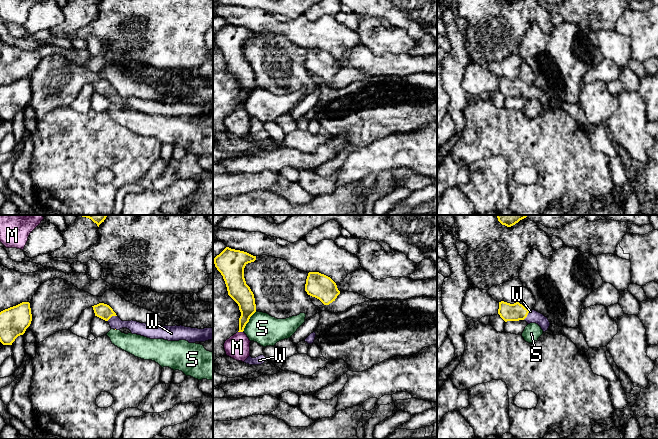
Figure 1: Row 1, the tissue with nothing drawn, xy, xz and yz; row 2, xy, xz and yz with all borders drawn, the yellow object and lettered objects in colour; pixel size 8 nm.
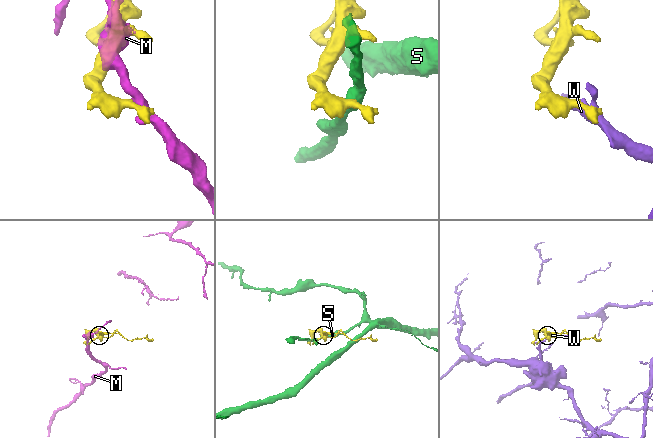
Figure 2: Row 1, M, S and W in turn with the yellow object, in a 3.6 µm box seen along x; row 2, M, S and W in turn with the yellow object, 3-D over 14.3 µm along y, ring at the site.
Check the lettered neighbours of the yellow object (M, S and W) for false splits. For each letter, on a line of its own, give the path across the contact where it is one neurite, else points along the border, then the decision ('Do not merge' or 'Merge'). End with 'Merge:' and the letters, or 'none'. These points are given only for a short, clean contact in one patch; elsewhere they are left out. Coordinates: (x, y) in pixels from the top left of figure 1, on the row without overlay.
M: Do not merge
S: Do not merge
W: Path across: xy (101, 86), (111, 92), (115, 98). Merge
Merge: W

